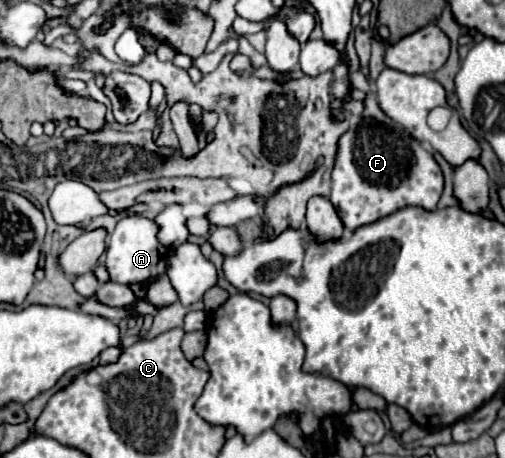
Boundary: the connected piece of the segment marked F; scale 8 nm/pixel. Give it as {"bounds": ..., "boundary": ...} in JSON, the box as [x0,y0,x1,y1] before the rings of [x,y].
{"bounds":[330,118,442,232],"boundary":[[[364,118],[356,128],[350,128],[338,144],[330,202],[348,232],[354,232],[364,224],[372,224],[406,206],[436,210],[442,194],[442,170],[420,142],[396,124],[384,124],[384,132],[380,136],[376,132],[378,124],[372,118]]]}

